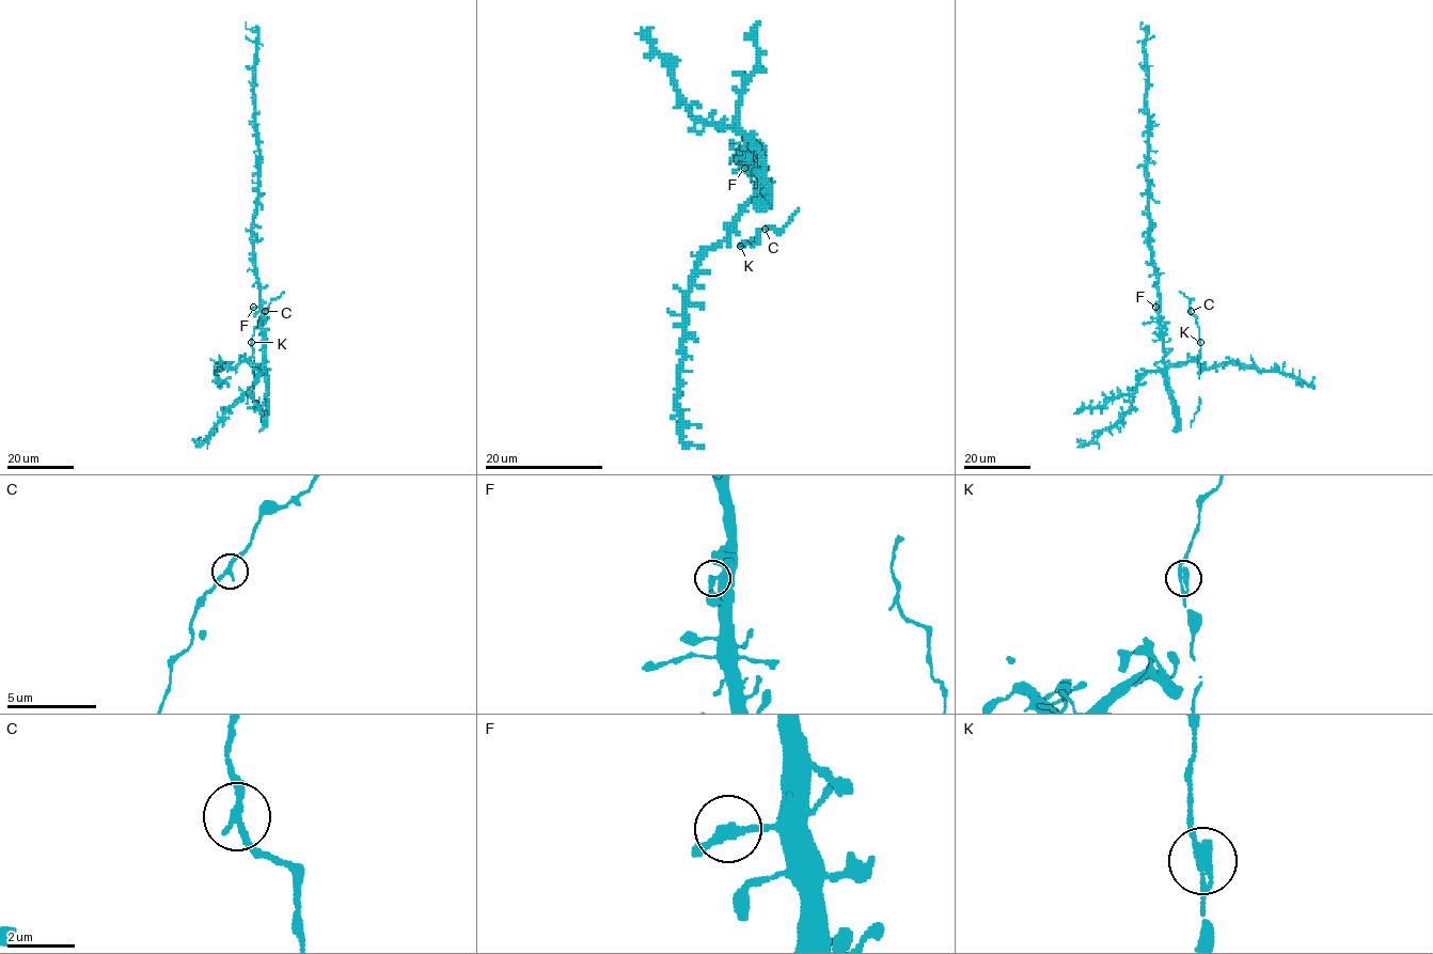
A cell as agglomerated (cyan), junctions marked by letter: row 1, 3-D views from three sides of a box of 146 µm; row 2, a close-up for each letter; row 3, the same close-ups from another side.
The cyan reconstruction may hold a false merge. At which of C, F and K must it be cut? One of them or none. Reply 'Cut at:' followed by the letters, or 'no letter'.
Cut at: no letter

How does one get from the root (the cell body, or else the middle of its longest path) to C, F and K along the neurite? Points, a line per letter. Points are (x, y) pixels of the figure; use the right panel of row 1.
C: (1156, 280), (1162, 348), (1167, 366), (1199, 356), (1199, 327), (1191, 311)
F: (1156, 280), (1160, 305), (1155, 307)
K: (1156, 280), (1165, 363), (1174, 366), (1199, 356), (1200, 342)

